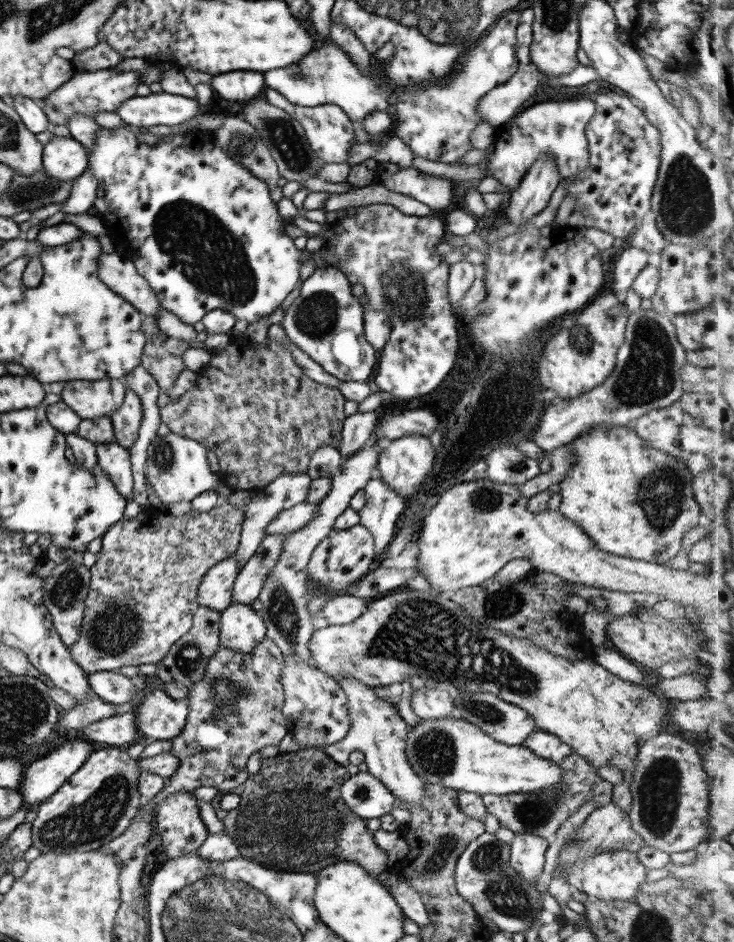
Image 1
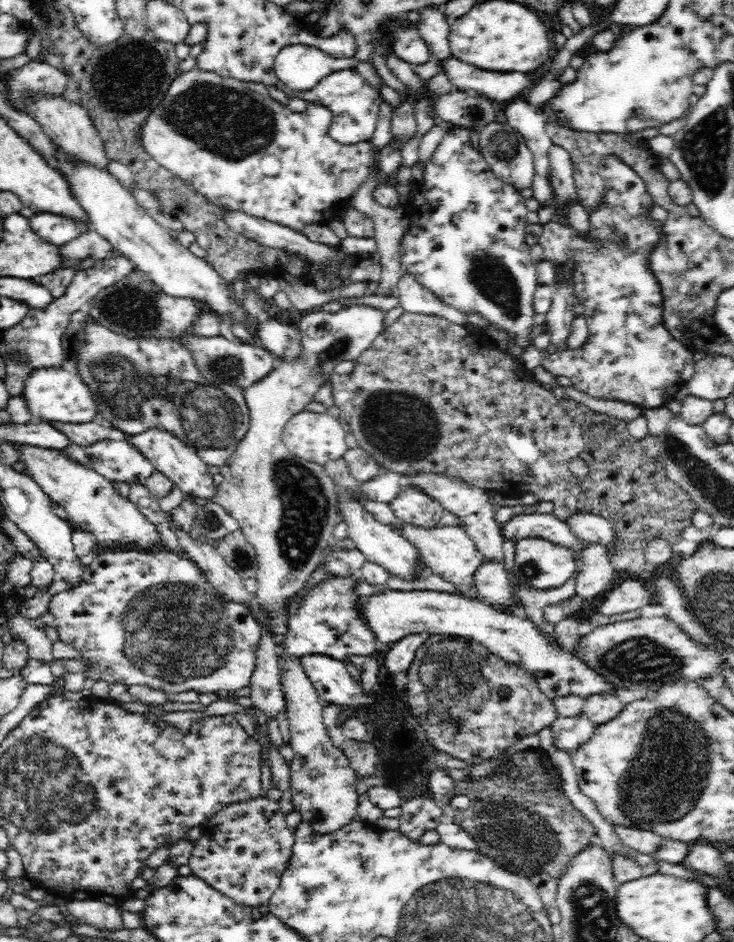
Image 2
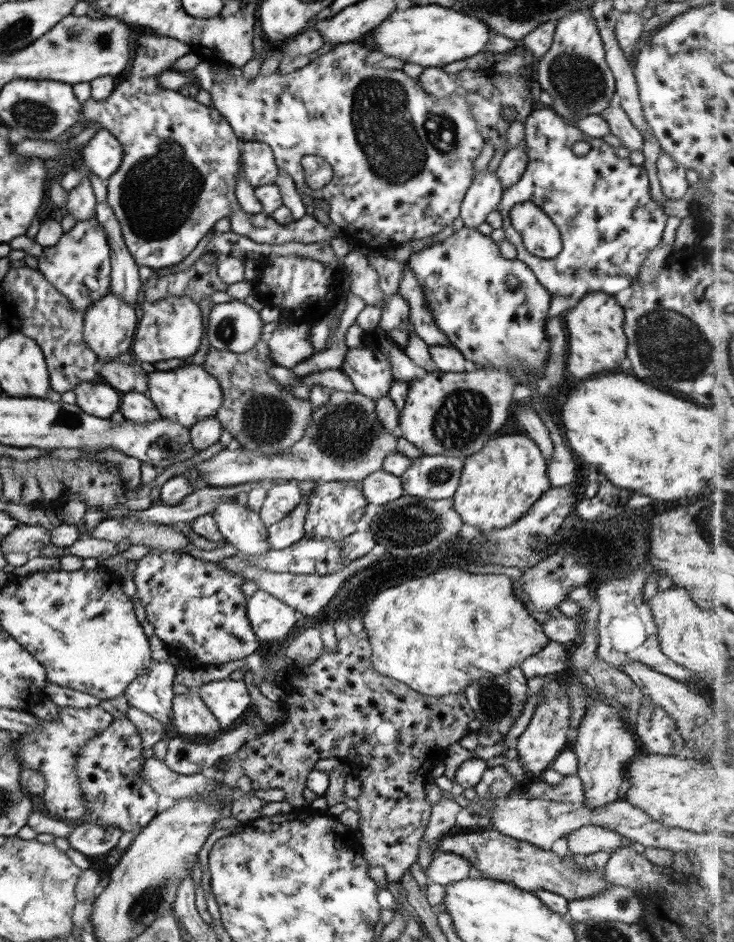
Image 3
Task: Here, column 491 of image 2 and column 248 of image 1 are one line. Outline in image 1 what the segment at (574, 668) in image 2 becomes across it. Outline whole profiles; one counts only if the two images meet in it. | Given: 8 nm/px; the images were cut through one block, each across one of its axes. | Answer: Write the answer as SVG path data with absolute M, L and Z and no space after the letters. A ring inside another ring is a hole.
M232 603L220 614L219 643L249 653L266 636L266 623L249 605Z

